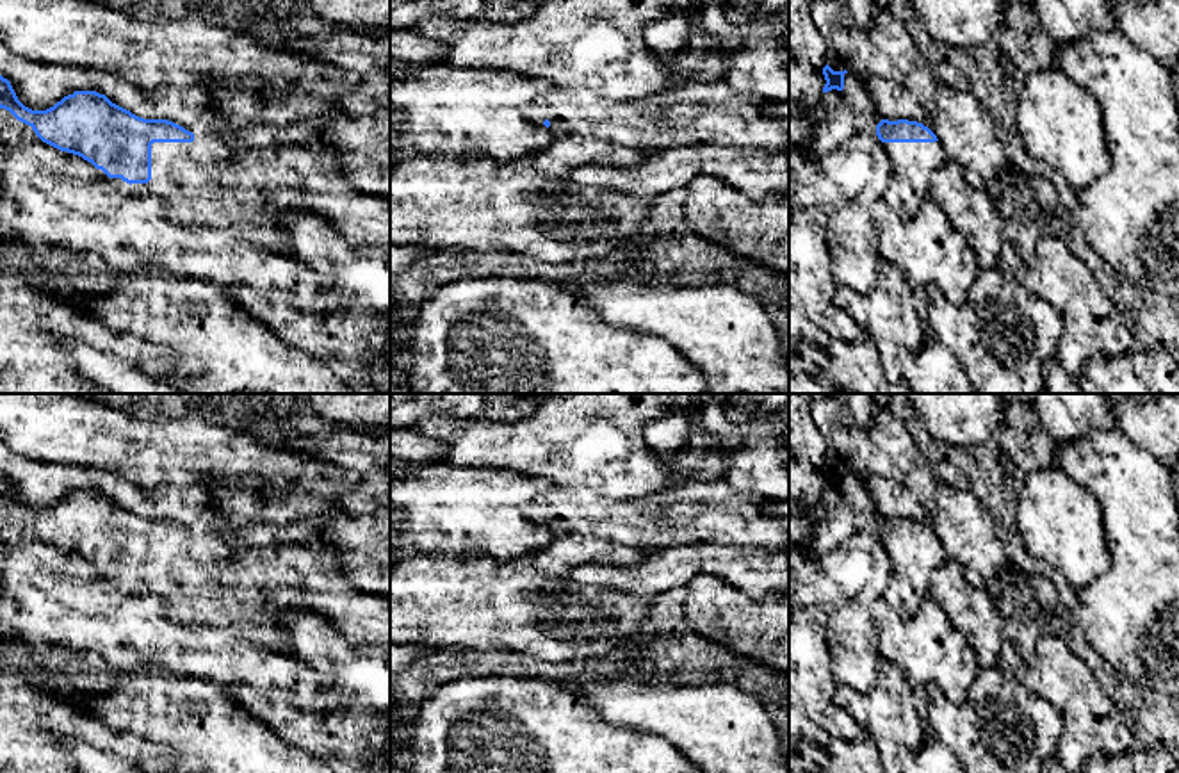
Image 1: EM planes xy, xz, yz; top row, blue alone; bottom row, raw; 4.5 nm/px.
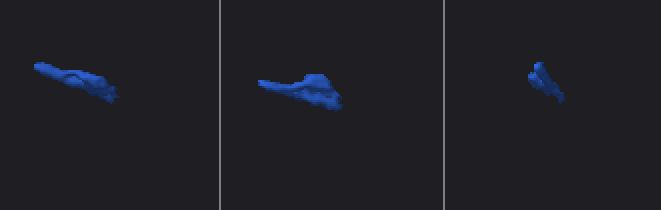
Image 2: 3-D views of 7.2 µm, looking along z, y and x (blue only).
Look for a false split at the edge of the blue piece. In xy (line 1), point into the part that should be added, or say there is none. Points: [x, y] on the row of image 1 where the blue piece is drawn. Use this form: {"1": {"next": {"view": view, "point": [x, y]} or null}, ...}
{"1": {"next": {"view": "xy", "point": [212, 182]}}}

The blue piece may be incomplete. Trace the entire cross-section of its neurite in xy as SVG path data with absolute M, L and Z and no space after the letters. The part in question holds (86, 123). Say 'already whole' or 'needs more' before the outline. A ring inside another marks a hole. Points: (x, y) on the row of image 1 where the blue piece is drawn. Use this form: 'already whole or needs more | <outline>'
needs more | M2 75L0 109L28 125L43 142L91 162L103 178L116 182L126 194L153 201L176 224L210 226L271 253L294 256L283 228L276 223L281 210L294 208L326 217L354 246L390 244L390 203L356 189L338 166L338 153L312 137L283 139L264 150L244 148L214 132L192 134L167 119L139 118L96 91L75 91L46 110L32 110L18 100L11 82Z

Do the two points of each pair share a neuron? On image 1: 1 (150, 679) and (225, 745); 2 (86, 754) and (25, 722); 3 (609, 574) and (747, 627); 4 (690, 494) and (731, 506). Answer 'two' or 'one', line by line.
1: one
2: two
3: two
4: one

